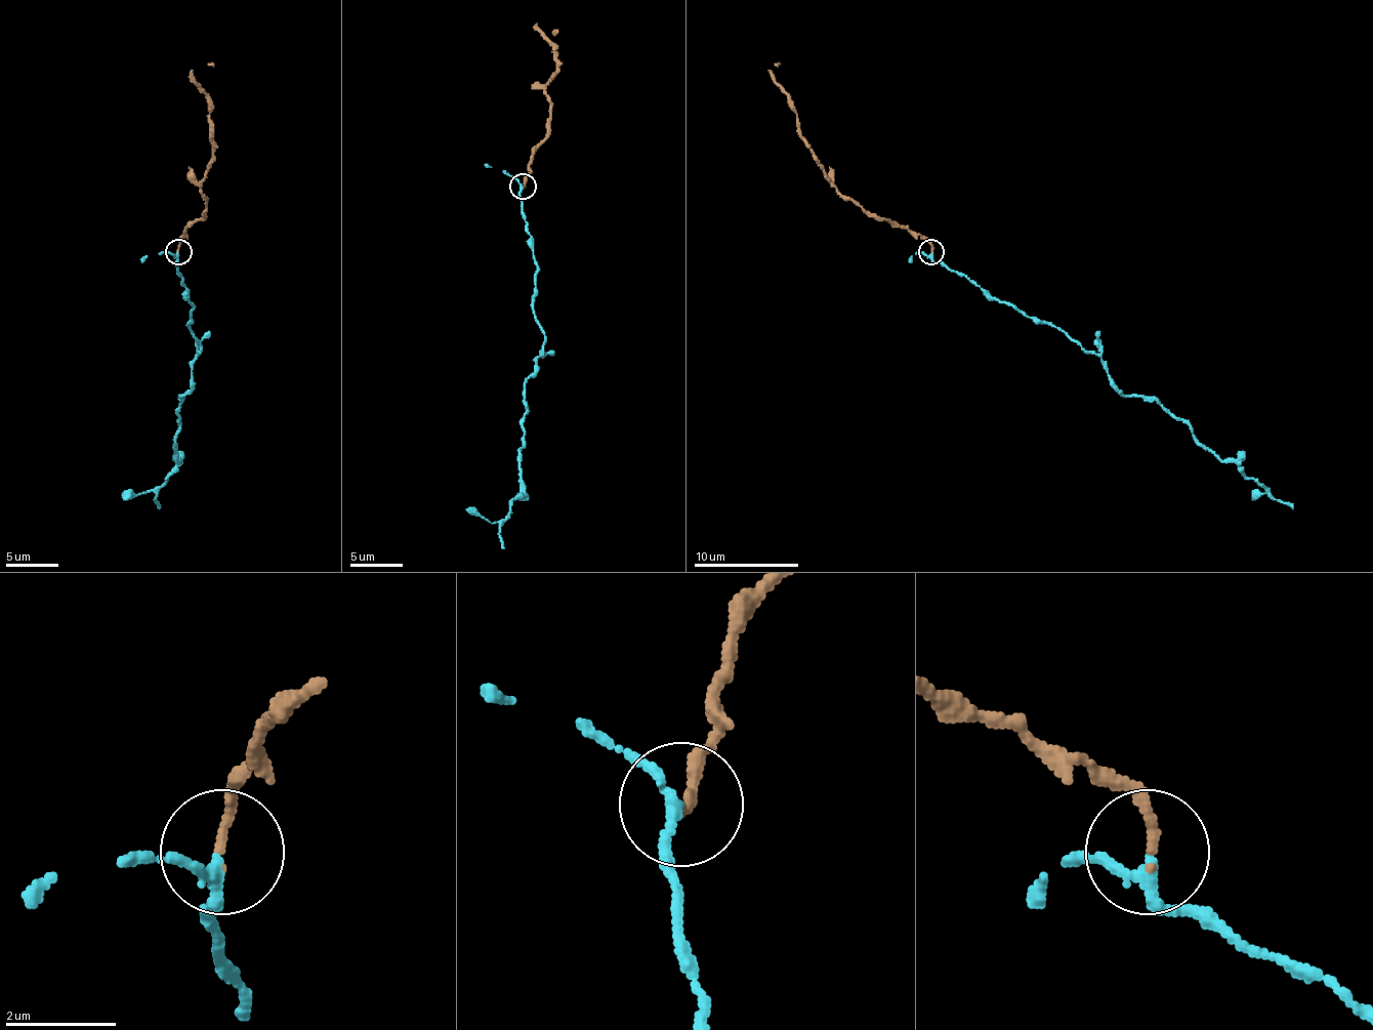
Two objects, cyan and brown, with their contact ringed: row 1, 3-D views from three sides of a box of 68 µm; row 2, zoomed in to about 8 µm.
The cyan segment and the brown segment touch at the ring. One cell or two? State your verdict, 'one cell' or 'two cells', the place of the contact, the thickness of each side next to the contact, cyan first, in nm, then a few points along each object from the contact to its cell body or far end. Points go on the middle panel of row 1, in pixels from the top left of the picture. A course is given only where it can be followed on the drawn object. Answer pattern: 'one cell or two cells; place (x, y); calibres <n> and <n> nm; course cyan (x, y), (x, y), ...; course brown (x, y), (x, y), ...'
one cell; place (523, 187); calibres 190 and 170 nm; course cyan (523, 186), (536, 270), (534, 316), (544, 347), (526, 381), (521, 491), (497, 523), (465, 509); course brown (523, 186), (534, 149), (546, 136), (546, 89), (557, 74), (554, 47), (536, 27), (557, 34)

